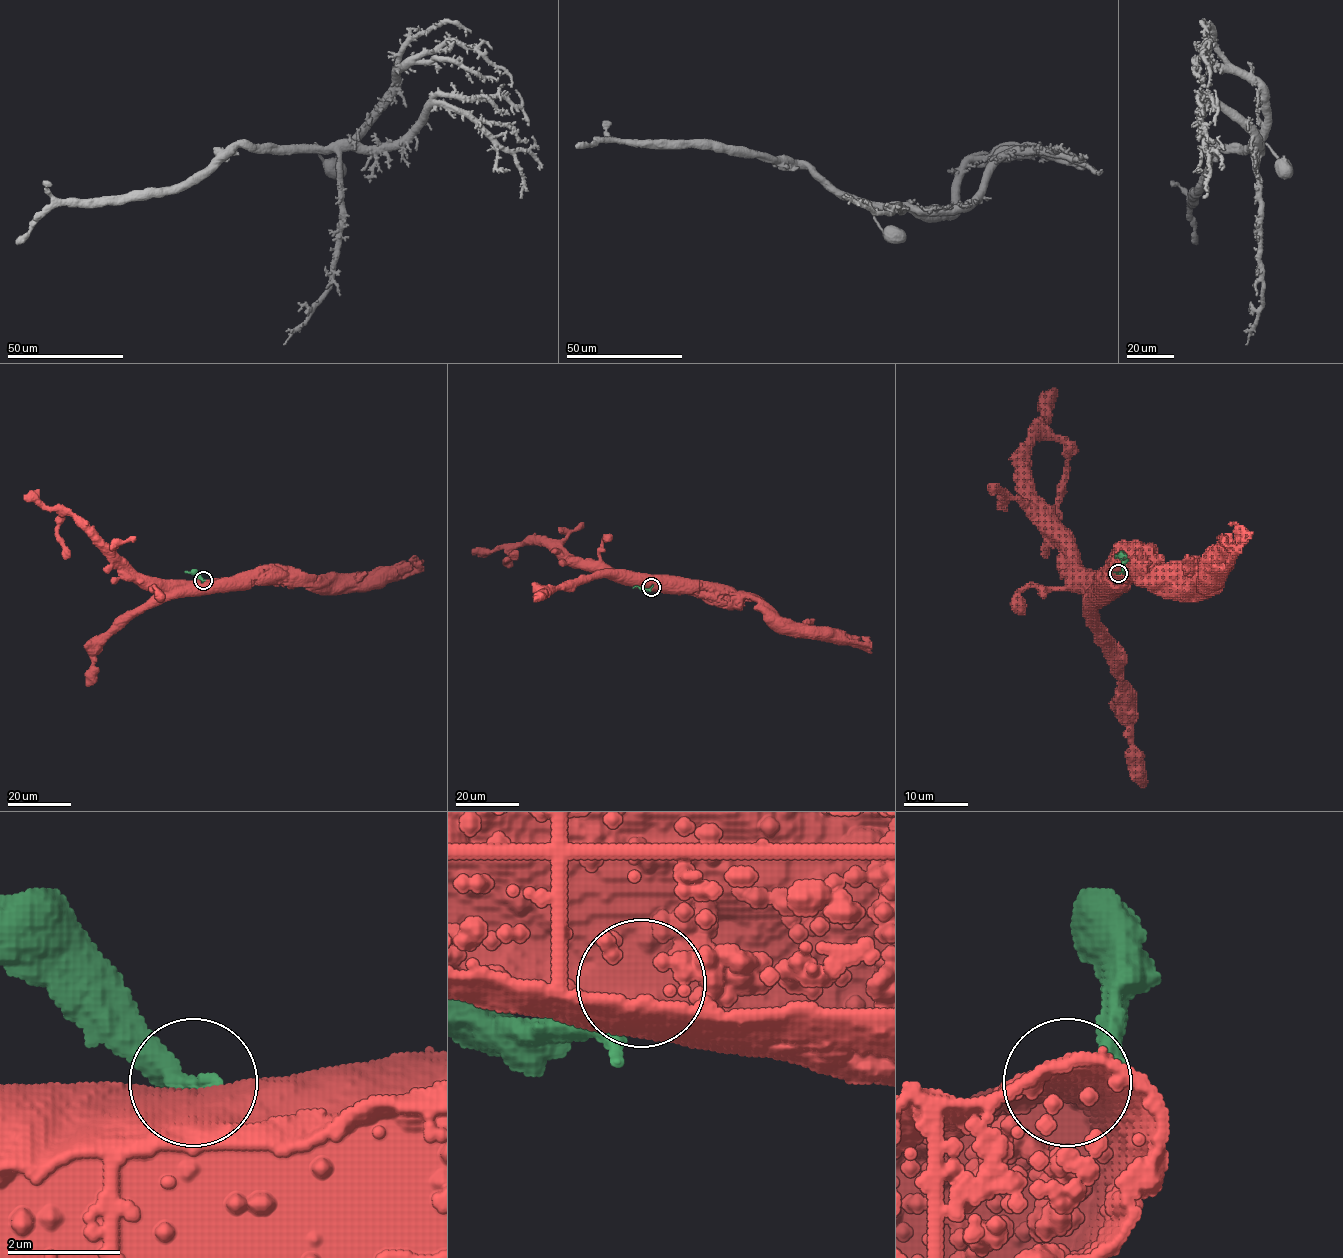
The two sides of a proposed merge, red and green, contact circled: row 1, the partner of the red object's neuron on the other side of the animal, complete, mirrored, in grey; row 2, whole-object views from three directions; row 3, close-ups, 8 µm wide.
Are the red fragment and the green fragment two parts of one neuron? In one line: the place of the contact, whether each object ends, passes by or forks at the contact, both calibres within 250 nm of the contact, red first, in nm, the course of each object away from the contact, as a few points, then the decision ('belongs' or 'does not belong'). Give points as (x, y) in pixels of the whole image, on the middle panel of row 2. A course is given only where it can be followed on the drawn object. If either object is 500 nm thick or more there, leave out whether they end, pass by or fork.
at (651, 587); 750 nm thick on the red side, 320 nm on the other; red runs (651, 587), (704, 585), (752, 593), (788, 623), (840, 631), (871, 652); green runs (651, 587), (633, 588); does not belong

